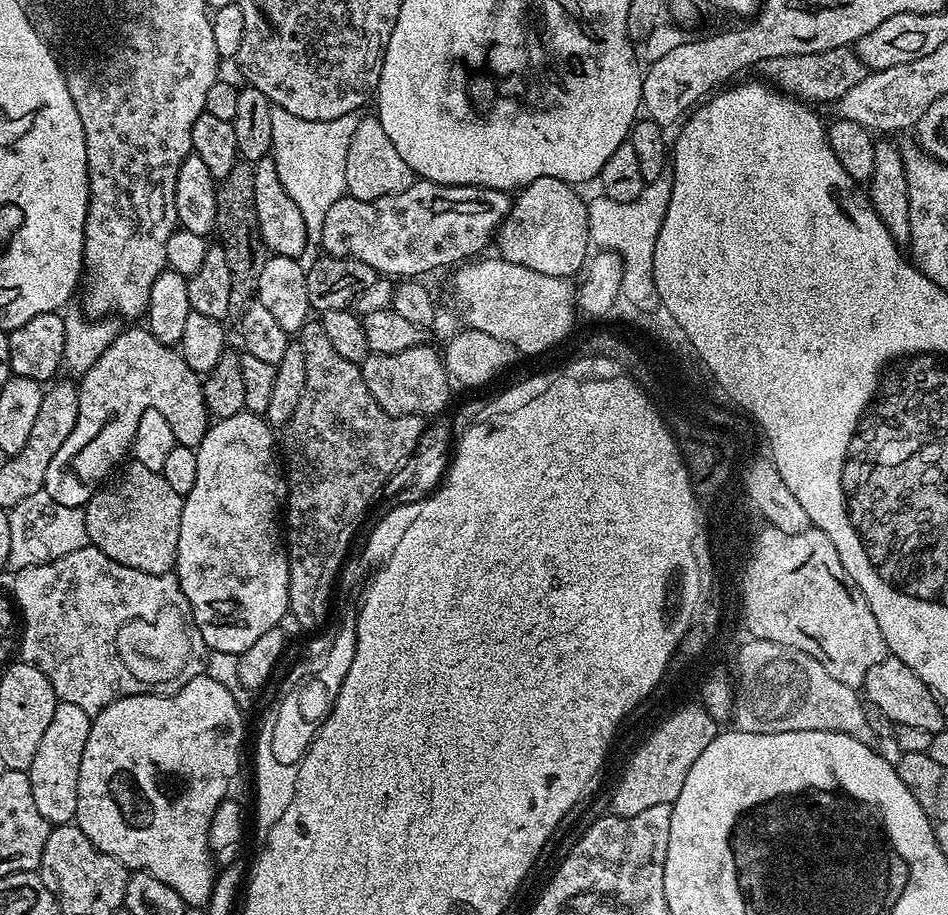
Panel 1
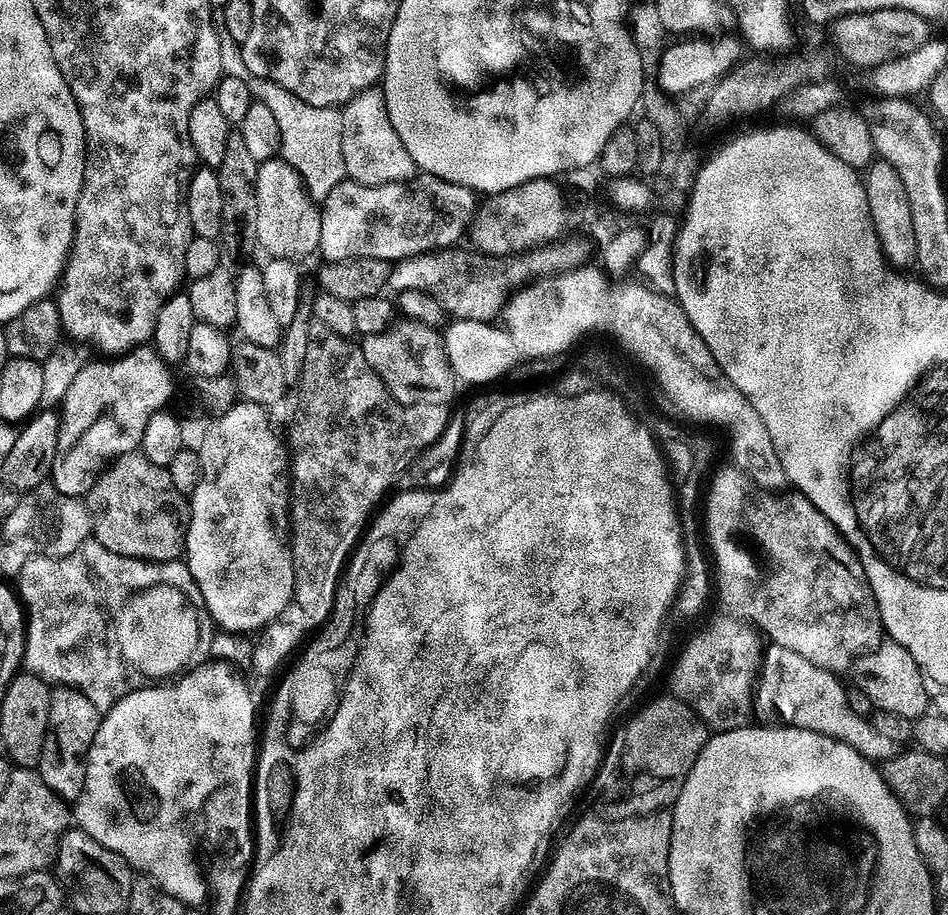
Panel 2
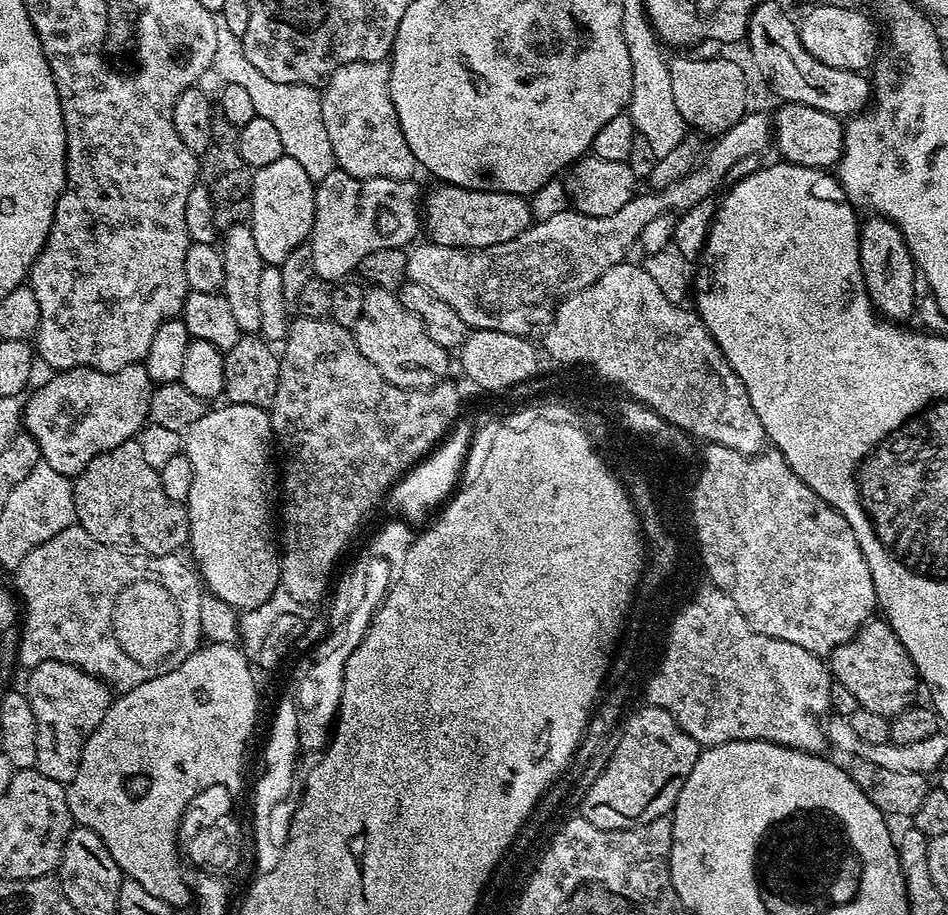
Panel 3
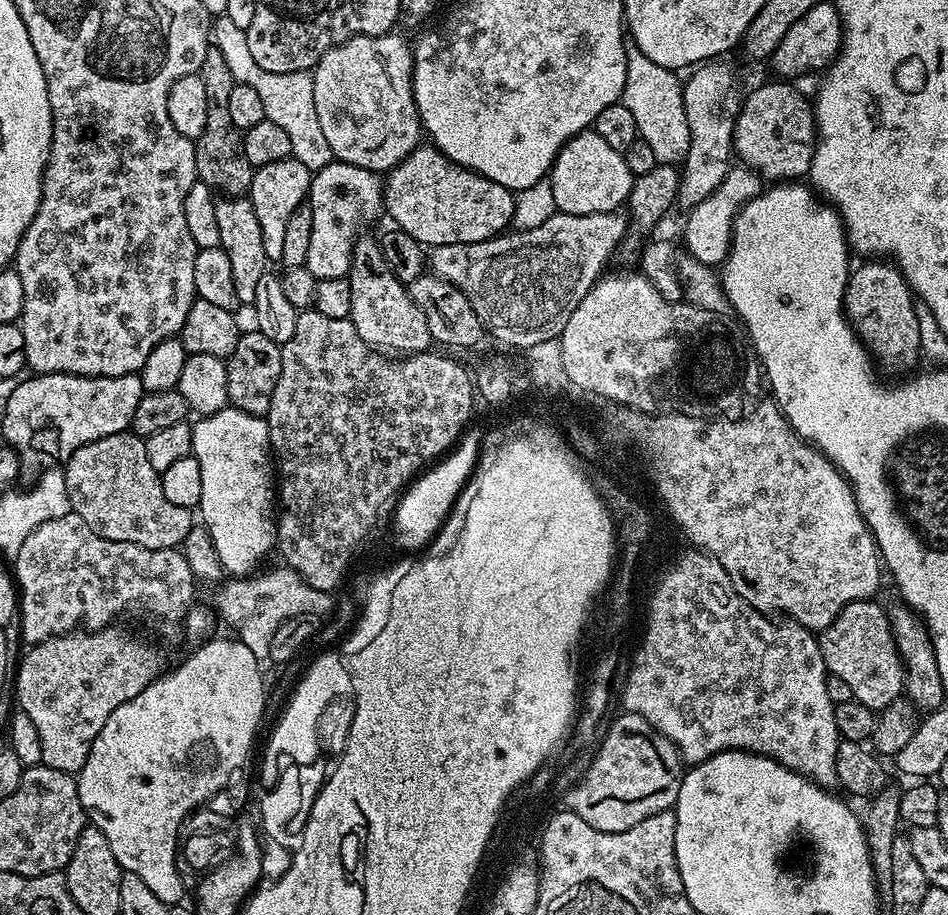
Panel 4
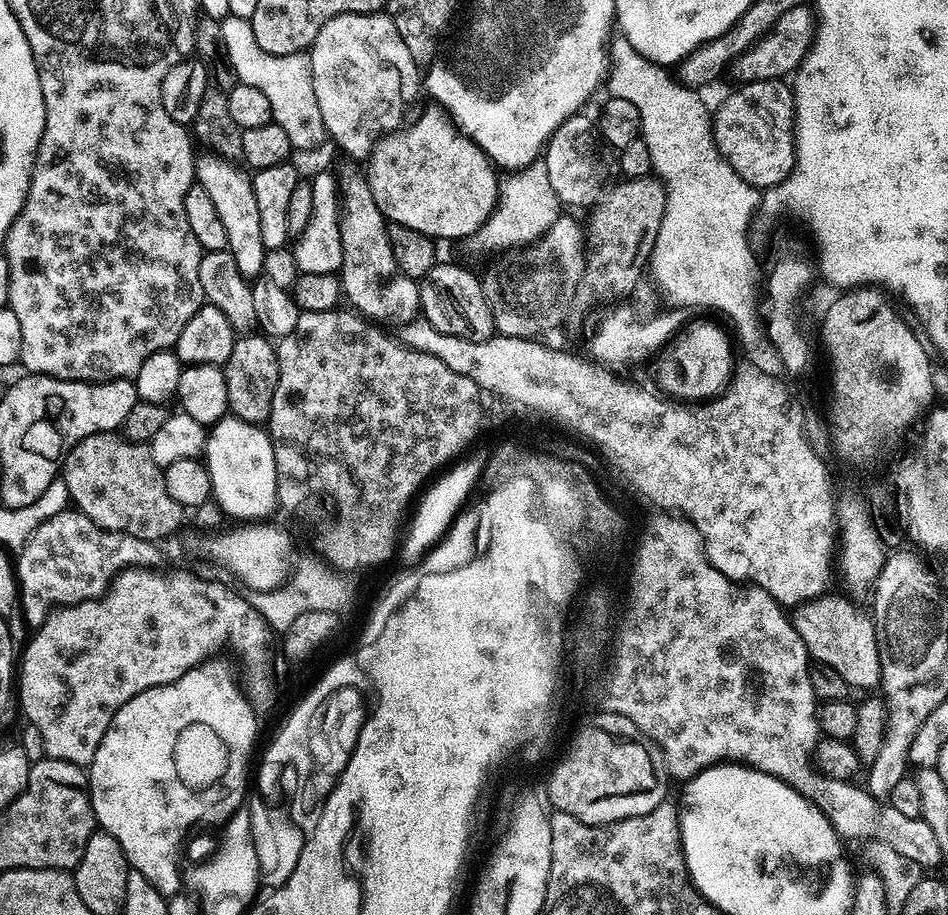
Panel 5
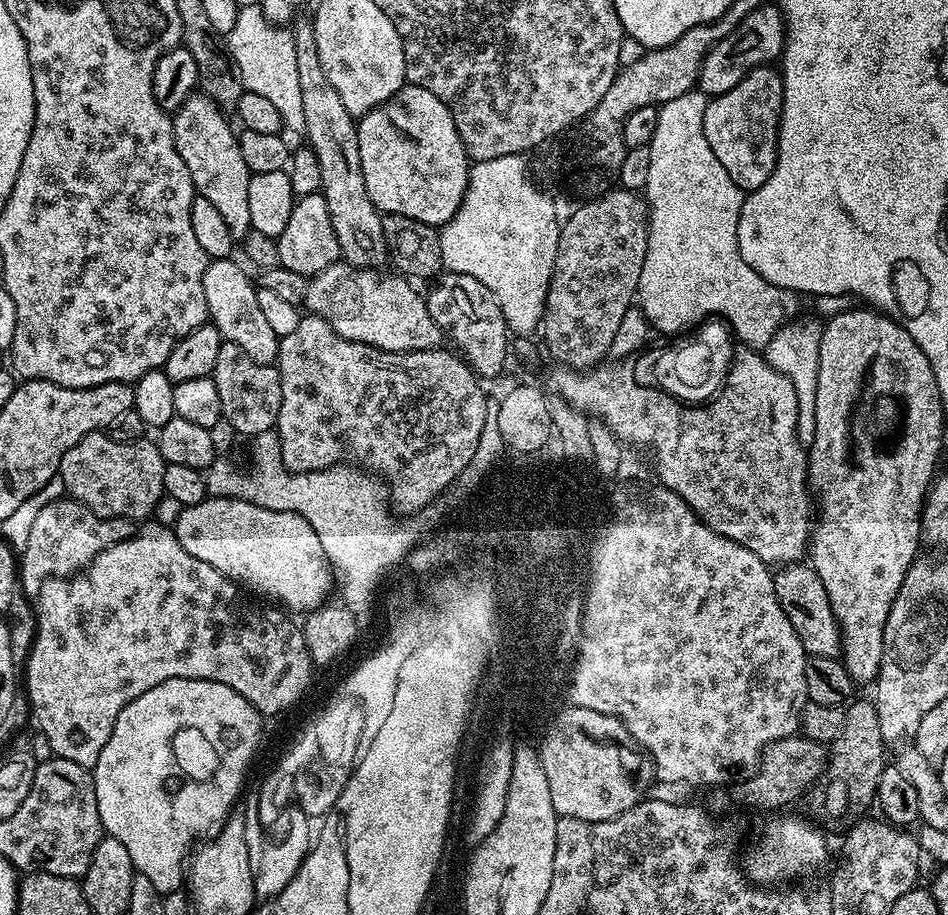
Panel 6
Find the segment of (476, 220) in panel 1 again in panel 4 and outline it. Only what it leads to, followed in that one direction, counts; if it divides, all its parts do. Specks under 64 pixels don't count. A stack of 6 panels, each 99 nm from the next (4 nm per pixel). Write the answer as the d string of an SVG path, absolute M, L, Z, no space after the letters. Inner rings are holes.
M333 162L315 169L306 202L314 214L314 223L303 267L308 268L317 281L347 277L360 223L372 224L384 212L381 177L362 166Z

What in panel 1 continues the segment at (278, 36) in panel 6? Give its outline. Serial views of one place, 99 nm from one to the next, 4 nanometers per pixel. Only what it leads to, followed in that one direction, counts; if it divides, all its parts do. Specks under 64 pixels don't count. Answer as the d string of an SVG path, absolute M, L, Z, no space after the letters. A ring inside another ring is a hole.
M276 106L272 109L270 121L273 134L270 159L276 164L278 178L286 194L294 198L294 206L298 206L302 213L309 241L319 241L330 206L346 194L346 150L350 150L350 138L354 138L357 117L307 120Z

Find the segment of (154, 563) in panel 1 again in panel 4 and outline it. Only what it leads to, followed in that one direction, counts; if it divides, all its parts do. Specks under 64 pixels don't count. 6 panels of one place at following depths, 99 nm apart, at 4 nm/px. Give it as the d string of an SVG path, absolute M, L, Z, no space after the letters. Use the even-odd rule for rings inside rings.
M129 430L98 438L94 442L86 442L86 446L78 446L78 450L74 450L74 454L70 454L70 458L62 464L68 507L84 519L86 526L90 526L107 540L130 542L152 552L163 548L179 549L192 528L194 512L191 508L174 506L174 502L167 500L162 490L160 473L154 470L154 466L150 466L144 442L145 437Z

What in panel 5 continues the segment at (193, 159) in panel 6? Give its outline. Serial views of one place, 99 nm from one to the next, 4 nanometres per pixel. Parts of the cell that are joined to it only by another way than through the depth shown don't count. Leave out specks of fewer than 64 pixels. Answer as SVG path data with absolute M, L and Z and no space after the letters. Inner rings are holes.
M200 154L196 157L195 183L200 184L206 194L210 194L214 207L222 217L222 226L226 229L227 251L232 253L234 262L238 262L240 273L246 278L259 277L264 270L266 249L262 242L262 226L258 219L258 202L254 199L252 176L239 163L215 154Z

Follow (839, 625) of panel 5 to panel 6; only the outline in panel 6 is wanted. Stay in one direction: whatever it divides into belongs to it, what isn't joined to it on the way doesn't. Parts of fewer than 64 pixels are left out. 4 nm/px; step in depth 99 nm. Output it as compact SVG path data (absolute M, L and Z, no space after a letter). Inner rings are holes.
M797 562L783 565L775 573L774 590L786 618L790 618L790 626L794 626L798 638L804 643L805 653L808 656L839 657L840 628L836 625L834 610L830 610L830 598L826 598L826 586L822 586L822 578L818 578L811 563Z

